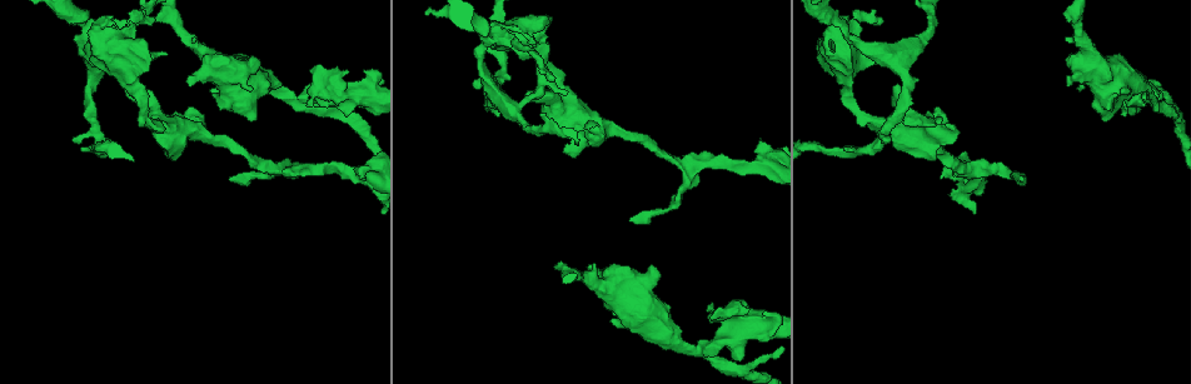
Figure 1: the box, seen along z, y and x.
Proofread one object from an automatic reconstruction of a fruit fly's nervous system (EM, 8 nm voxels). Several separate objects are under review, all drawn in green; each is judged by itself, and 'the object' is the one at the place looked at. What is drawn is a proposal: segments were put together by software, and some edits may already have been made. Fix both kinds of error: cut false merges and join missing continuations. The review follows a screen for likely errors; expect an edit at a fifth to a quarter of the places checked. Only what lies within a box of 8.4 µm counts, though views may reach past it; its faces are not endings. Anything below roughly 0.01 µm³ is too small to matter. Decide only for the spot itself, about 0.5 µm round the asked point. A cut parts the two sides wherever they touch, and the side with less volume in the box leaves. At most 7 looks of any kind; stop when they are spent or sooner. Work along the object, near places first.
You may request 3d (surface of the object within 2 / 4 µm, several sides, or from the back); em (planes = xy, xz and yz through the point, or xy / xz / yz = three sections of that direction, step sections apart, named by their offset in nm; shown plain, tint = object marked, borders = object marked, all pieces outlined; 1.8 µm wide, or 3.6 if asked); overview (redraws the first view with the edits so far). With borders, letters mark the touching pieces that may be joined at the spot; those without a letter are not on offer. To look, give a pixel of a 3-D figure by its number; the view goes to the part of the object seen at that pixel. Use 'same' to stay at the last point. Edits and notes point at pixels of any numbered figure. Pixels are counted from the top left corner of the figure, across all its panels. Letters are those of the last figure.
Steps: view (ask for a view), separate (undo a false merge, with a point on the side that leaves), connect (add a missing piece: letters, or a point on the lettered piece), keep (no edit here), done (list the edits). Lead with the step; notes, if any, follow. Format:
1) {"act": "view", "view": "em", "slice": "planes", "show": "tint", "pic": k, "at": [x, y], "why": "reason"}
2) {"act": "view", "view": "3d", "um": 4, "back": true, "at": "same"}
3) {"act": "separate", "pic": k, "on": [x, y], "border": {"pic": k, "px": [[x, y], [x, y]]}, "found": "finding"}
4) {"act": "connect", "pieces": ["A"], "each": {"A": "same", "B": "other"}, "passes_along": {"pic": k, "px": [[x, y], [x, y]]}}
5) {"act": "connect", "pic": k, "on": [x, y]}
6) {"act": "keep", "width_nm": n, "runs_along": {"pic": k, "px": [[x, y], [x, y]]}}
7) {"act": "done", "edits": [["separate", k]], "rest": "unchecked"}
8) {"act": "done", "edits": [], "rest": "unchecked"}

{"act": "view", "view": "em", "slice": "planes", "show": "borders", "pic": 1, "at": [290, 97], "why": "sharp bend"}

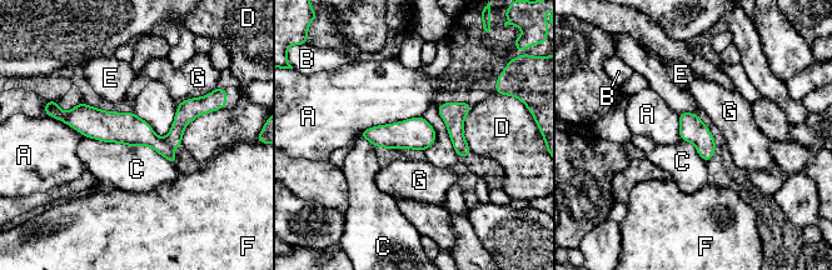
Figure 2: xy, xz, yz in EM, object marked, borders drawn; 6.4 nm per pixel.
{"act": "separate", "pic": 2, "on": [187, 111], "each": {"A": "other", "B": "other", "C": "other", "D": "other", "E": "other", "F": "other", "G": "other"}, "border": {"pic": 2, "px": [[163, 139], [173, 149]]}, "found": "two cells meet here"}

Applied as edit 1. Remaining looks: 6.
{"act": "view", "view": "overview"}

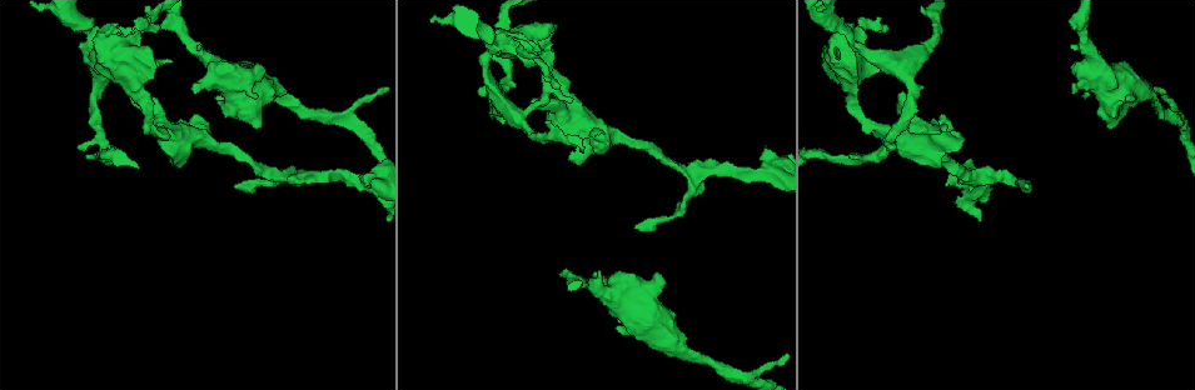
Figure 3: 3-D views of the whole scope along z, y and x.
{"act": "view", "view": "em", "um": 3.6, "slice": "planes", "show": "borders", "pic": 3, "at": [693, 170], "why": "abrupt turn"}

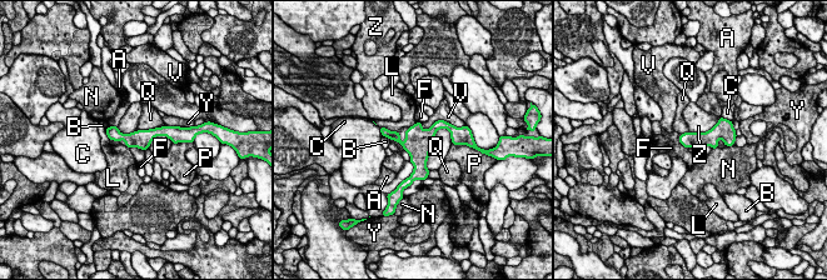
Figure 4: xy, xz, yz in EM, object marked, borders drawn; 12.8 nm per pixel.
{"act": "keep", "each": {"A": "other", "B": "other", "C": "other", "F": "other", "L": "other", "N": "other", "P": "other", "Q": "other", "V": "other", "Y": "other", "Z": "other"}, "found": "continuous, no second cell"}

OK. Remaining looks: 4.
{"act": "view", "view": "em", "slice": "planes", "show": "tint", "pic": 3, "at": [159, 130], "why": "calibre changes"}

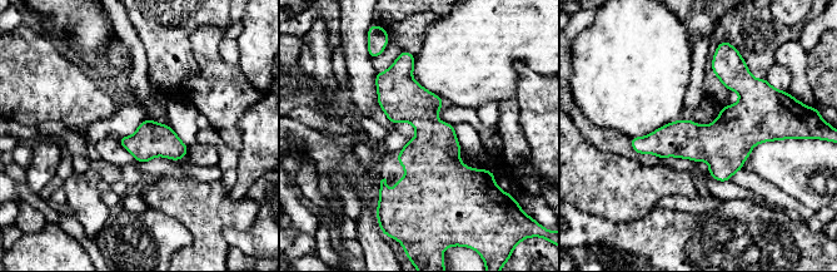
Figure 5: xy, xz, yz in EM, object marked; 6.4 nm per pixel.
{"act": "view", "view": "em", "slice": "planes", "show": "borders", "at": "same"}

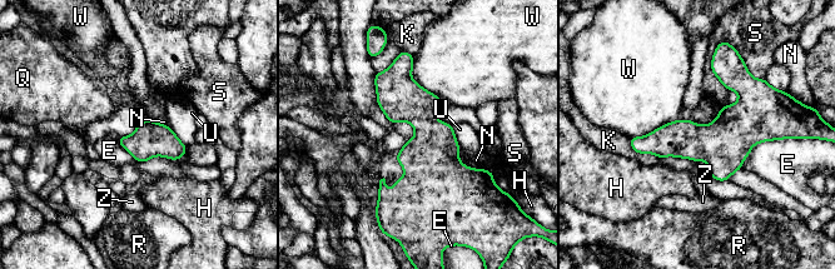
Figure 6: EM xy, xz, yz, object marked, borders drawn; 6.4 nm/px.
{"act": "keep", "each": {"E": "other", "H": "other", "K": "other", "N": "other", "Q": "other", "R": "other", "S": "other", "U": "other", "W": "other", "Z": "other"}, "found": "continuous, no second cell"}

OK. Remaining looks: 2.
{"act": "done", "edits": [["separate", 2]], "rest": "unchecked"}

